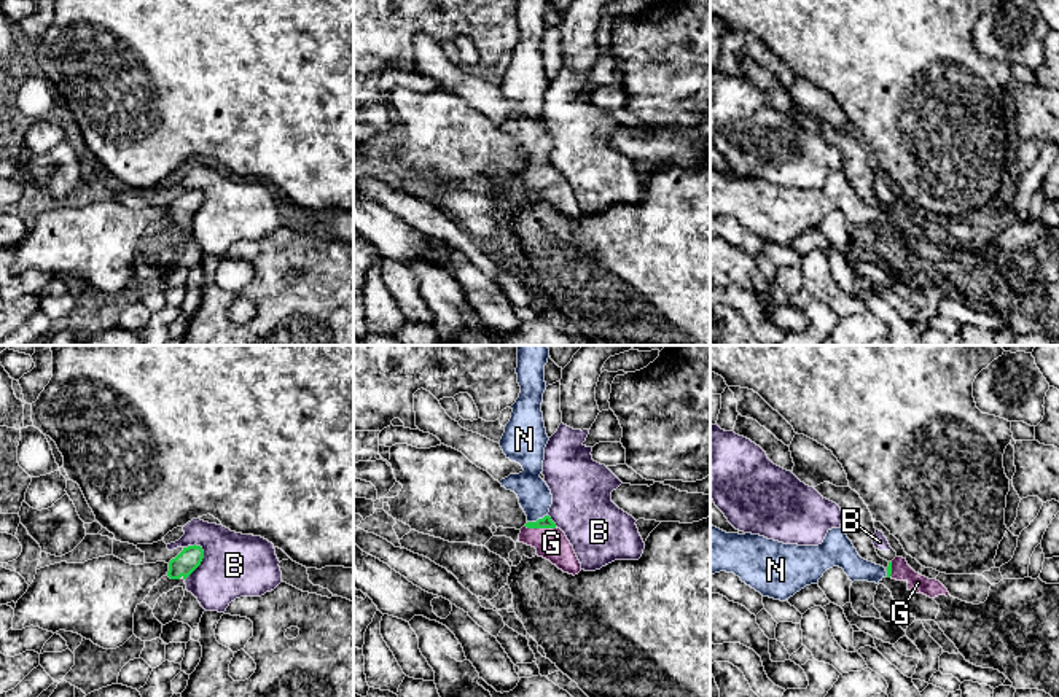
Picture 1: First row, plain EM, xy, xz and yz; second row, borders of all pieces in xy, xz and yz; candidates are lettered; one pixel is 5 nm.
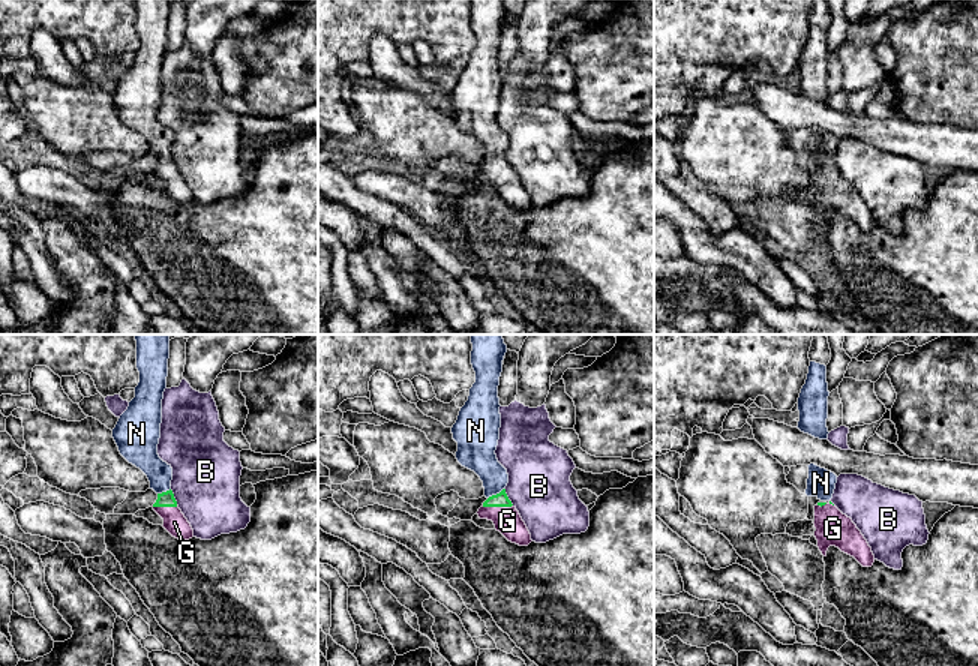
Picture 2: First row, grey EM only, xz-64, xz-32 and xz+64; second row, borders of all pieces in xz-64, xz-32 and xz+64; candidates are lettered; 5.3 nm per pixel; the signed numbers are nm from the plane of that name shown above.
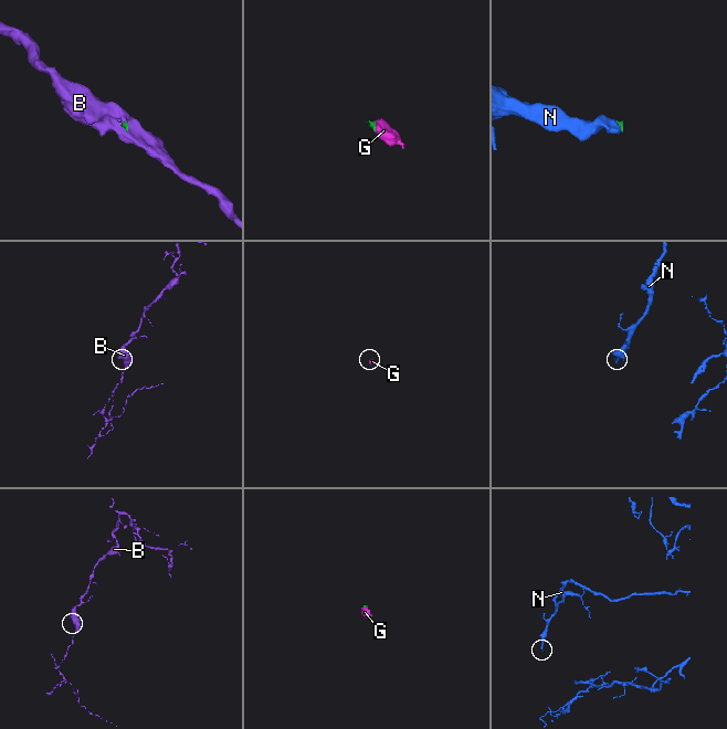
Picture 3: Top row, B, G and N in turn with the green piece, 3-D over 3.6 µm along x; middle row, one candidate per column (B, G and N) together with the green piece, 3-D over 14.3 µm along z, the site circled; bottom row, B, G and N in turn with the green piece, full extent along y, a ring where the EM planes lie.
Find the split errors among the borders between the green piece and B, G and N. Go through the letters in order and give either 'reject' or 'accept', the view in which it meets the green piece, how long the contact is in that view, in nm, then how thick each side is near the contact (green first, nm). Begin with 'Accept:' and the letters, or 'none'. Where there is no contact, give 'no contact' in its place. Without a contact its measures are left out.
Accept: G, N
B: reject; meets green in xy; contact 200 nm long; 110 nm thick on the green side, 320 nm on the other
G: accept; meets green in xz; contact 170 nm long; 60 nm thick on the green side, 160 nm on the other
N: accept; meets green in xz; contact 110 nm long; 60 nm thick on the green side, 170 nm on the other

